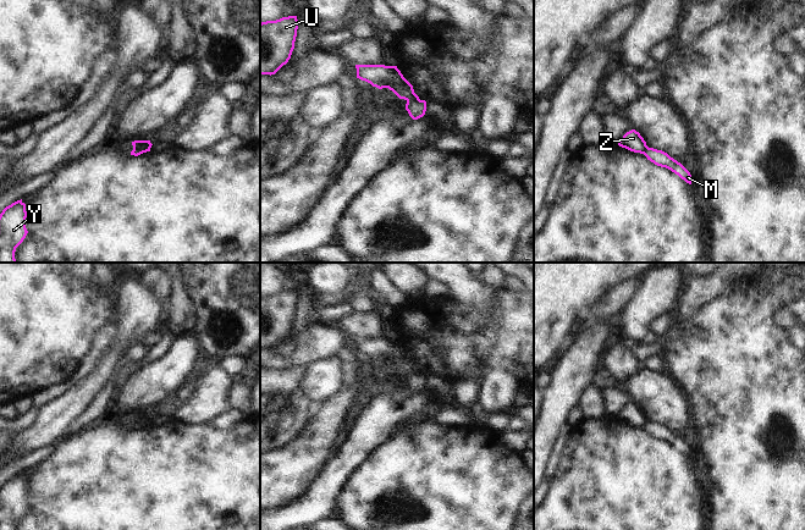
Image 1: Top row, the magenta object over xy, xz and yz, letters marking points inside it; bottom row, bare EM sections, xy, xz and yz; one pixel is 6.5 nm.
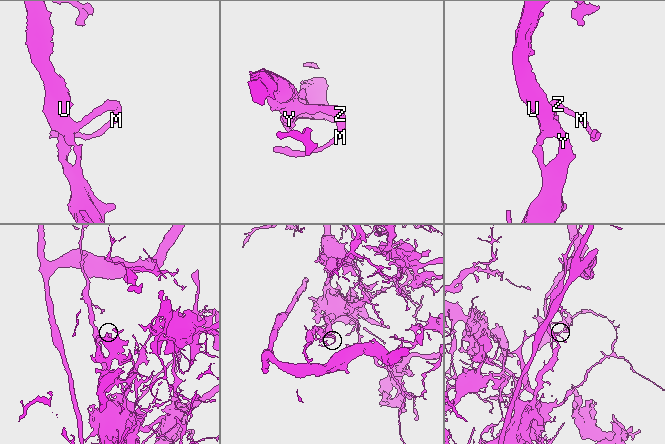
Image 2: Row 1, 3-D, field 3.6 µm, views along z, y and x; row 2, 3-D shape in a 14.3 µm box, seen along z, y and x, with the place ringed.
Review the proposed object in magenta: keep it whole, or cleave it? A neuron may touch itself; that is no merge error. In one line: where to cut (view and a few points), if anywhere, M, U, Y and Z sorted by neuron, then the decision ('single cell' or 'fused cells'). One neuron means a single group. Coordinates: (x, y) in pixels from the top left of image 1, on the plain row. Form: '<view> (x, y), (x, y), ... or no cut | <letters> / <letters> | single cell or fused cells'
xz (418, 371), (407, 374) | M / U Y Z | fused cells

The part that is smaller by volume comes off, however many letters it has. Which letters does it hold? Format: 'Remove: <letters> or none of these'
Remove: M

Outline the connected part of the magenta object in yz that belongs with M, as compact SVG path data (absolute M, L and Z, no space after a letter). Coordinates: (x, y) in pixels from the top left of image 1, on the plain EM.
M646 420L644 429L655 438L671 443L687 457L691 458L690 446L680 436L671 431L667 426Z

